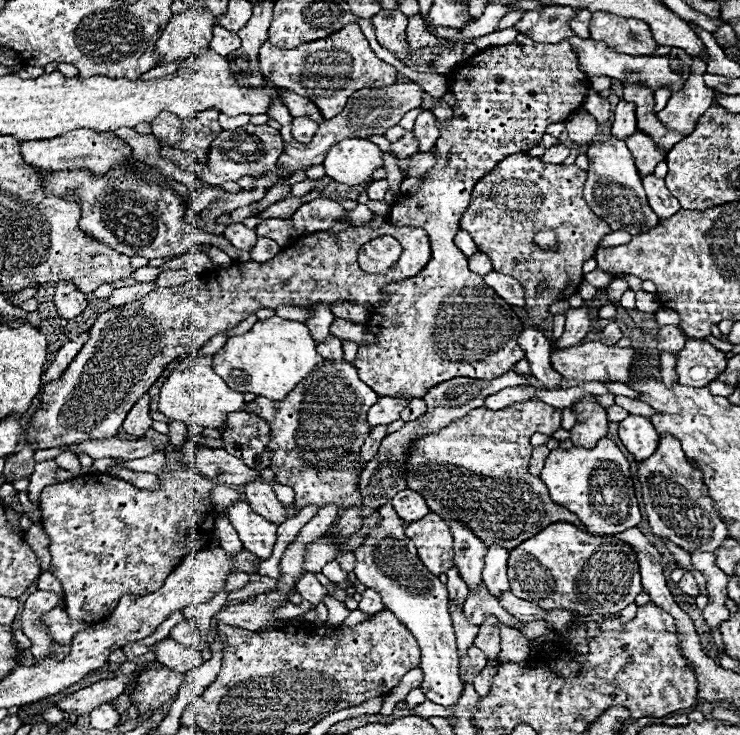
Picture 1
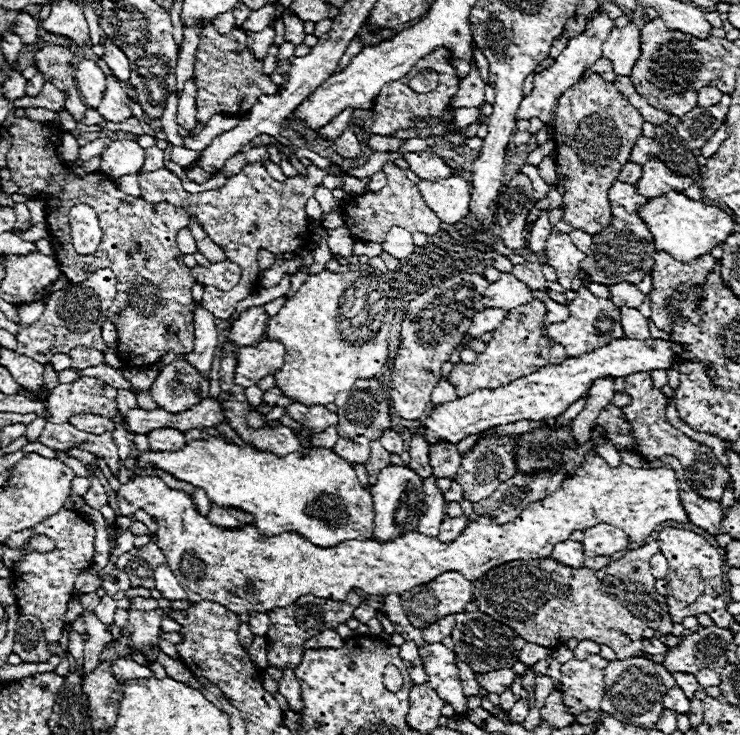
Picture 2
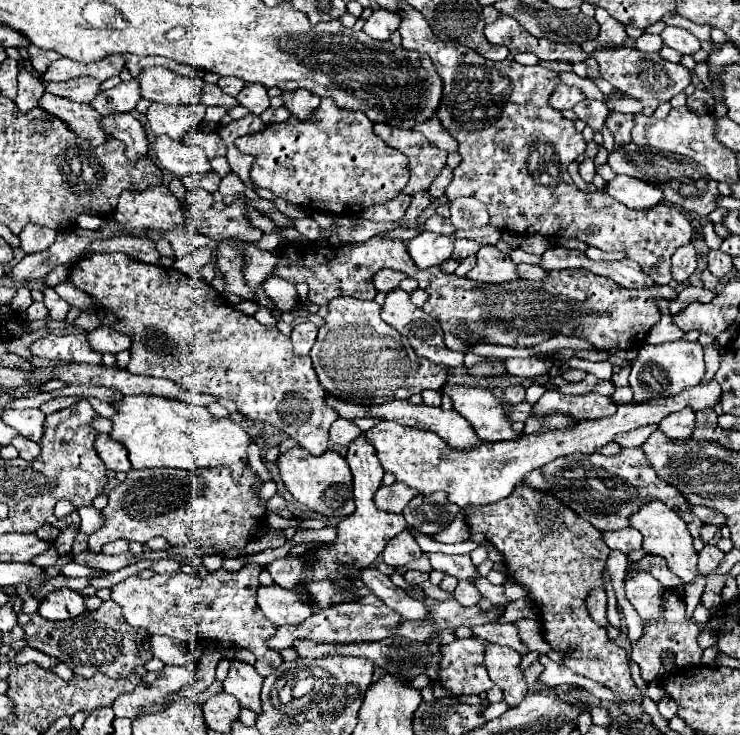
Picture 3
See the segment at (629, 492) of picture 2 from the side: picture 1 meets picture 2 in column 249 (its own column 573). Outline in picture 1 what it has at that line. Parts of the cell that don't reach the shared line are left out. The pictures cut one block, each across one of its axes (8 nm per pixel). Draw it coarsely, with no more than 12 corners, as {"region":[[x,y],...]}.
{"region":[[556,522],[508,558],[544,610],[616,614],[644,590],[636,554]]}

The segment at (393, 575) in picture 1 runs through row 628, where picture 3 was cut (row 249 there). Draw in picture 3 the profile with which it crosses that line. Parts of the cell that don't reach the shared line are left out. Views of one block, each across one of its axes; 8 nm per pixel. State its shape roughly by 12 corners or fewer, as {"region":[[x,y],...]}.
{"region":[[424,230],[408,240],[418,268],[452,256],[454,236]]}

